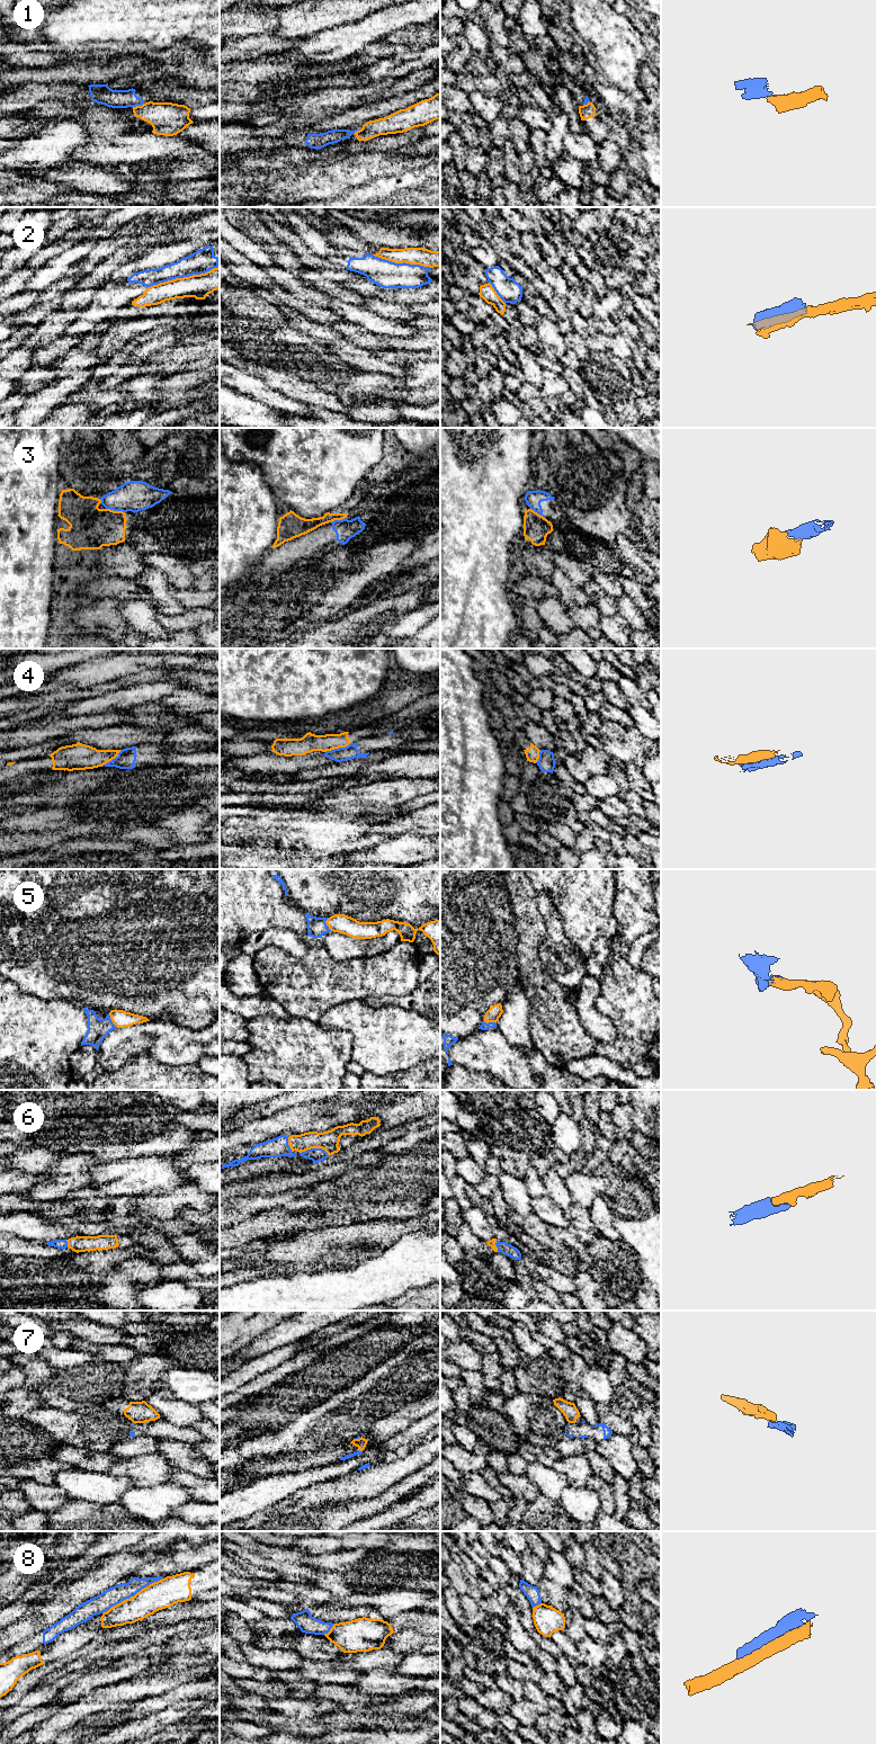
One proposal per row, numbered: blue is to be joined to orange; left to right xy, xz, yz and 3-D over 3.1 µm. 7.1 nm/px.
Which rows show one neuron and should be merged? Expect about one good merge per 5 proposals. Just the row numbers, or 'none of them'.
5, 6

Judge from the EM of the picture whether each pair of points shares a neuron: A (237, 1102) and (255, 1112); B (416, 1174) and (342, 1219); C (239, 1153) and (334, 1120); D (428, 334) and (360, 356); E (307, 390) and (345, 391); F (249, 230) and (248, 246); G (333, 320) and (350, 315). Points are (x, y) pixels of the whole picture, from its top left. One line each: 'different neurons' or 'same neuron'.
A: different neurons
B: same neuron
C: different neurons
D: different neurons
E: different neurons
F: different neurons
G: different neurons

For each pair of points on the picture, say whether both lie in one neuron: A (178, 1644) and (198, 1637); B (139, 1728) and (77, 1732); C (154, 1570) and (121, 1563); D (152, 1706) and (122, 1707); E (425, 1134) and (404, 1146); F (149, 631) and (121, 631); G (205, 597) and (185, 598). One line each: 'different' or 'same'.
A: same
B: different
C: different
D: different
E: same
F: different
G: same

